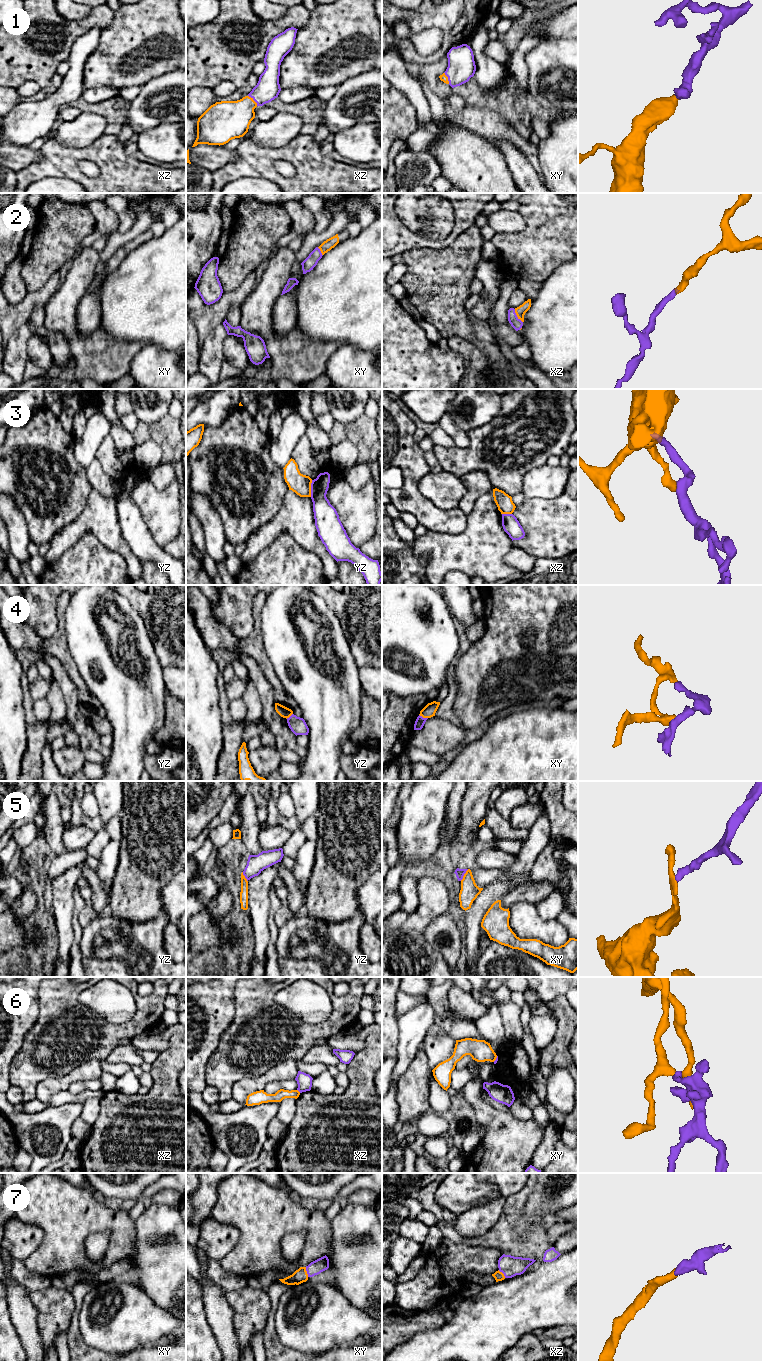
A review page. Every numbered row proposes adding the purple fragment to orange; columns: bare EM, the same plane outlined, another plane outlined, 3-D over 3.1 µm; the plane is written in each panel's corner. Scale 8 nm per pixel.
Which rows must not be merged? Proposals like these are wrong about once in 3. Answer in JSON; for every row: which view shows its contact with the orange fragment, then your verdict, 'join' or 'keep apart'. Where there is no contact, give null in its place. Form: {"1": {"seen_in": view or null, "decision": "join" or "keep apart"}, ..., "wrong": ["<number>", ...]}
{"1": {"seen_in": "xz", "decision": "join"}, "2": {"seen_in": "xz", "decision": "join"}, "3": {"seen_in": "yz", "decision": "keep apart"}, "4": {"seen_in": "xy", "decision": "keep apart"}, "5": {"seen_in": "xy", "decision": "keep apart"}, "6": {"seen_in": "xz", "decision": "keep apart"}, "7": {"seen_in": "xy", "decision": "join"}, "wrong": ["3", "4", "5", "6"]}

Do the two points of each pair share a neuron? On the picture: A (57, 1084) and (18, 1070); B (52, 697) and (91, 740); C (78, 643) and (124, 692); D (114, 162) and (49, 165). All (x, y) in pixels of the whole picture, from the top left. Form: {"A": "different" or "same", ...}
{"A": "different", "B": "different", "C": "same", "D": "same"}

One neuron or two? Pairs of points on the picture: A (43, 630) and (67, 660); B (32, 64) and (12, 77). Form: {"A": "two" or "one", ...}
{"A": "two", "B": "one"}

